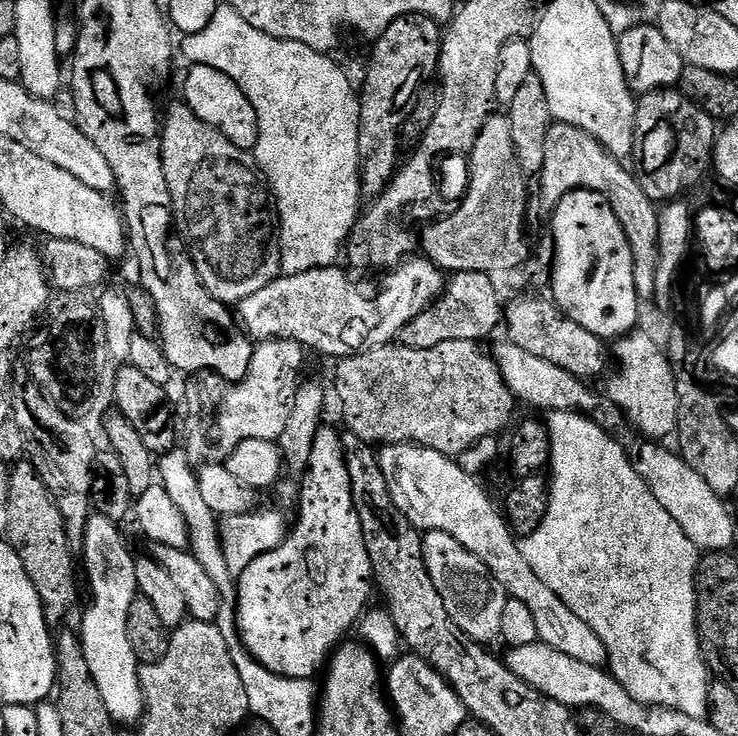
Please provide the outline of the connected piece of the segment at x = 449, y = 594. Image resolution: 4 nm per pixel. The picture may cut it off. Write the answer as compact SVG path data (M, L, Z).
M423 533L422 554L424 565L430 574L430 582L434 582L434 590L442 594L446 614L450 614L458 630L485 646L491 645L491 640L499 641L502 610L506 610L506 602L510 597L508 591L492 575L491 570L450 534Z

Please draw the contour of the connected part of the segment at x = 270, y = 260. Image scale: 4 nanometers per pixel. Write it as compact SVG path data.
M243 152L240 156L204 156L204 160L162 160L162 169L165 171L166 185L169 186L169 194L172 199L172 212L174 218L175 231L180 231L179 239L184 239L183 247L196 267L196 276L201 284L216 300L221 300L223 304L229 306L239 306L250 294L258 294L258 290L263 290L265 286L270 286L280 271L280 238L278 235L278 220L274 215L273 205L270 203L270 192L262 179L261 173L254 167L249 153Z

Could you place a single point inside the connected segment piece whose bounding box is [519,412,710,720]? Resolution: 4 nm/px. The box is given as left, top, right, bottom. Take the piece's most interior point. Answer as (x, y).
(606, 548)

